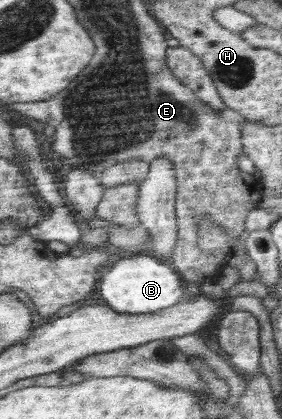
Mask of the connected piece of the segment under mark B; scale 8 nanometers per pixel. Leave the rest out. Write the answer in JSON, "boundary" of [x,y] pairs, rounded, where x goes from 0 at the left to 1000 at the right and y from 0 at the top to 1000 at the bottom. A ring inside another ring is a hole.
{"boundary":[[[472,606],[411,618],[404,632],[376,644],[355,671],[355,702],[376,726],[418,747],[518,749],[582,742],[621,730],[656,711],[645,666],[621,640],[574,625],[539,606]]]}

